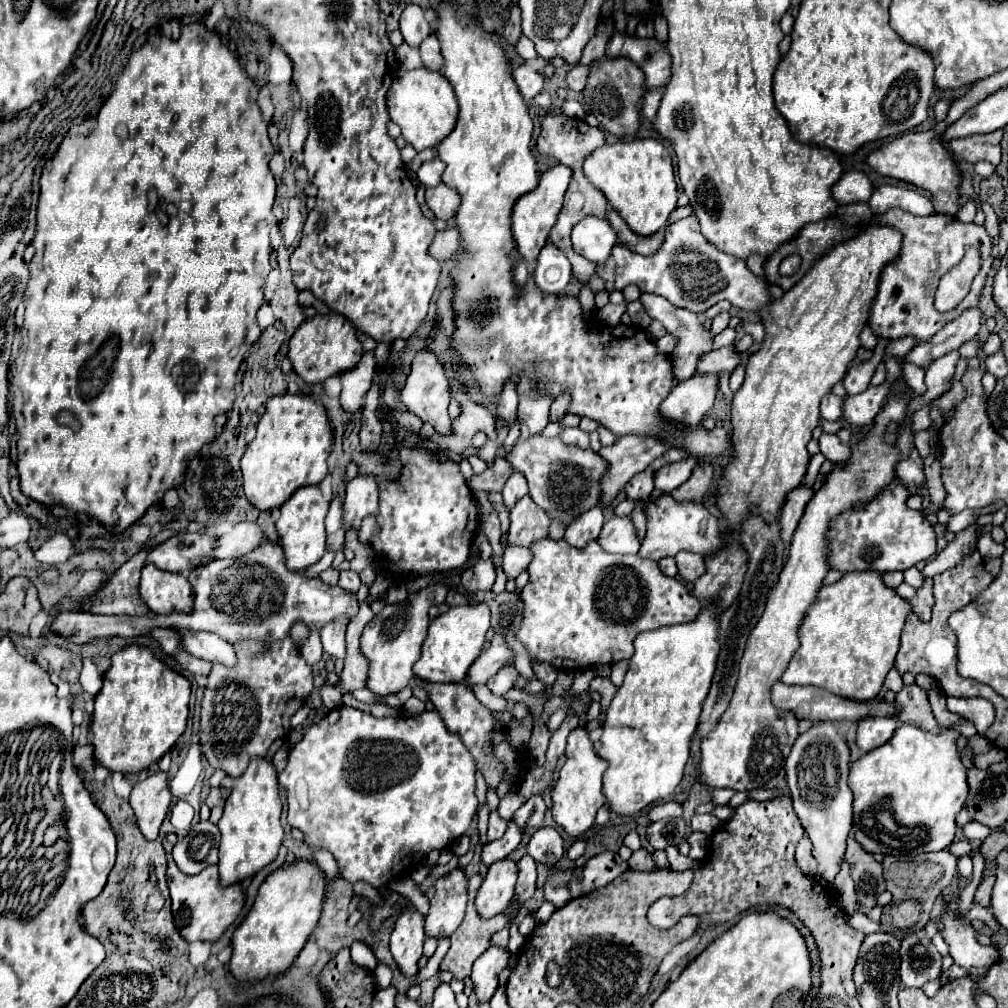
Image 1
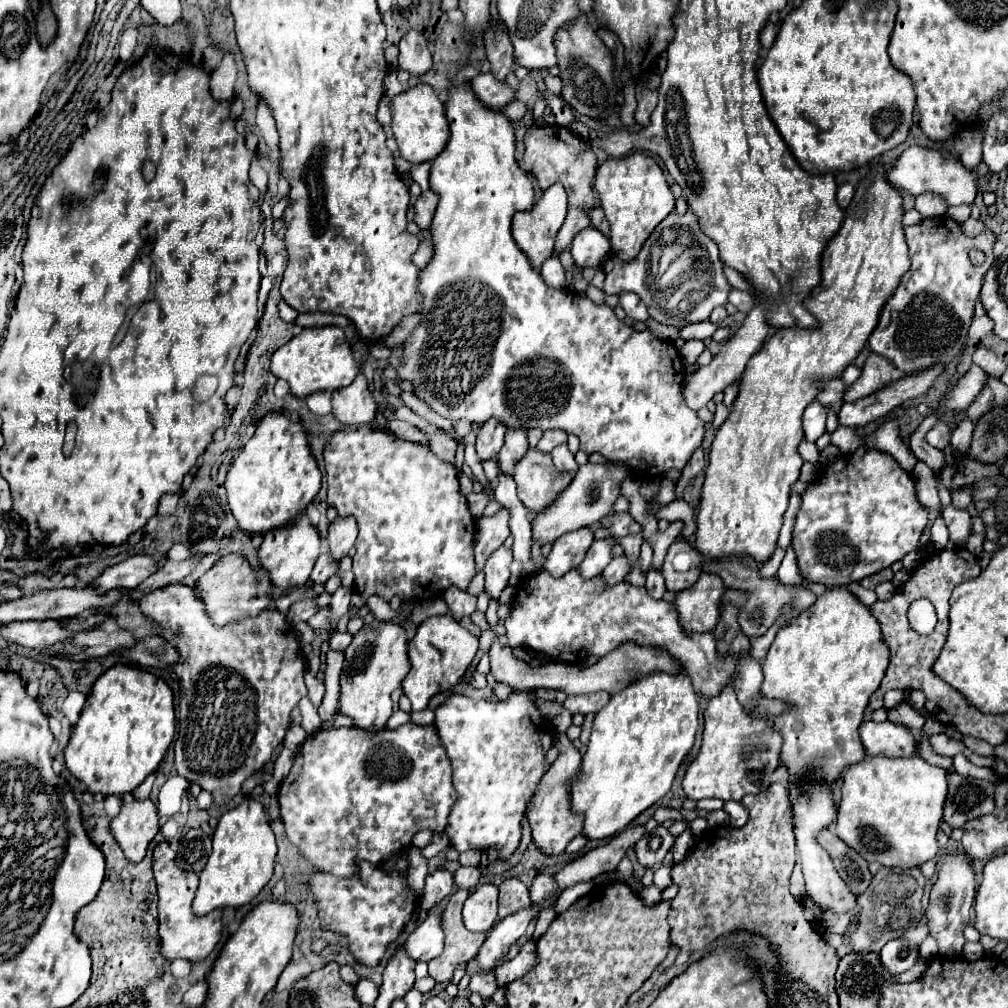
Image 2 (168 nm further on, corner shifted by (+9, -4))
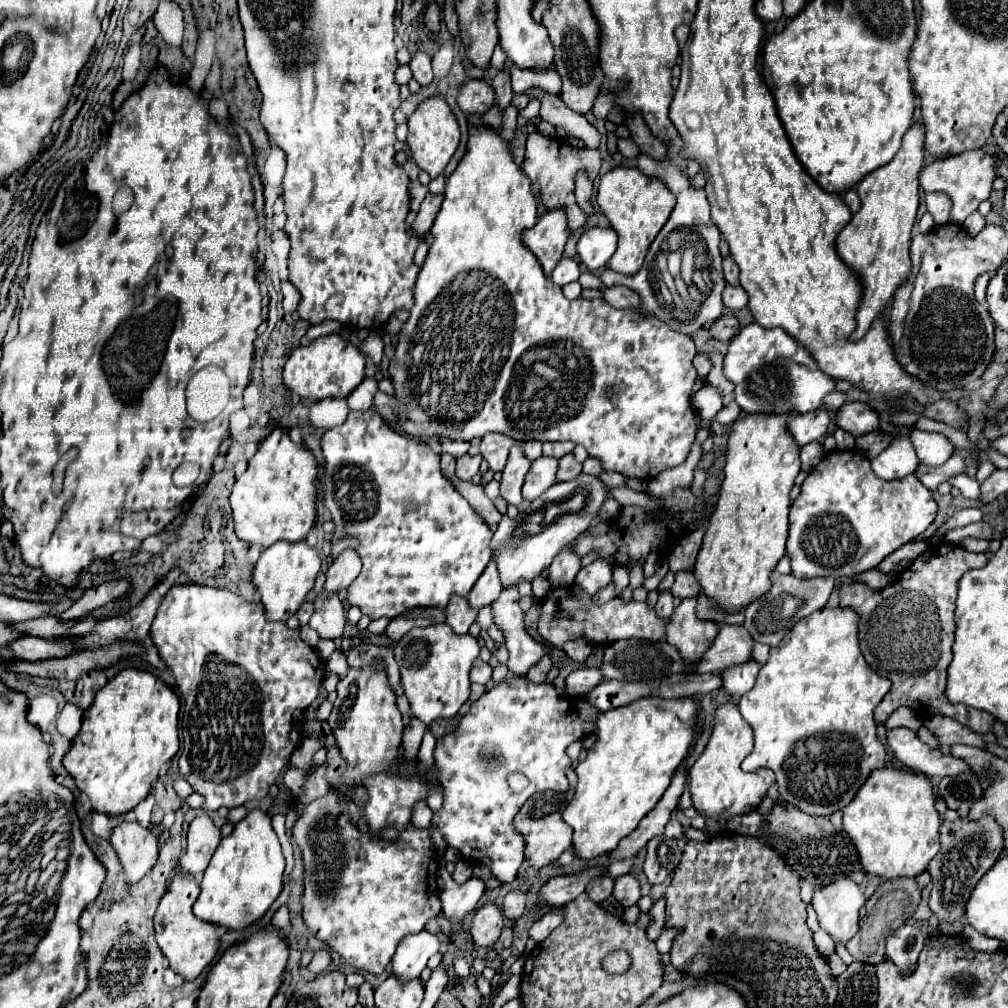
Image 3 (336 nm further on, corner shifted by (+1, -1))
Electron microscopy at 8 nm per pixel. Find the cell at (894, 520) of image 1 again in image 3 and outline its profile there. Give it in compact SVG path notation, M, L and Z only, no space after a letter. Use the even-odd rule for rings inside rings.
M831 451L829 455L825 455L825 459L817 465L815 471L809 473L809 477L805 479L805 483L801 485L801 493L799 497L791 503L791 527L789 527L789 539L787 539L787 553L791 557L791 569L793 569L793 575L795 577L801 577L801 579L807 579L807 577L833 577L833 579L841 579L841 577L853 577L853 575L859 575L863 571L869 571L869 569L875 569L887 555L891 555L895 549L899 549L901 545L917 539L933 521L935 521L935 515L937 515L937 503L933 499L933 493L921 485L921 481L917 479L915 473L909 473L907 477L903 479L895 479L895 481L883 481L879 479L873 469L871 469L871 459L863 457L861 453L857 451Z

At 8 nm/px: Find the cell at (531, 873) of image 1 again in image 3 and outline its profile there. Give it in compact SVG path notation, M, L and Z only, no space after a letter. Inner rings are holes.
M509 891L503 901L503 913L509 919L519 919L527 909L527 893L525 891Z

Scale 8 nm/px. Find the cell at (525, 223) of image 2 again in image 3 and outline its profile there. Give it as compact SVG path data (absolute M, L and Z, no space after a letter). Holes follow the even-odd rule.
M563 209L547 211L531 229L523 231L523 243L535 253L545 275L549 275L563 257L567 237L567 213L563 213Z

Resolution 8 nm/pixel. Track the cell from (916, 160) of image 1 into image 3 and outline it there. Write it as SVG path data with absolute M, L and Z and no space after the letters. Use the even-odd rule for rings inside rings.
M981 149L977 151L963 151L959 155L949 155L935 159L927 167L919 171L919 183L921 187L931 193L931 191L945 191L951 201L953 201L953 211L951 211L951 221L963 225L969 213L973 213L981 201L989 199L991 185L995 181L995 161ZM963 171L963 173L961 173Z

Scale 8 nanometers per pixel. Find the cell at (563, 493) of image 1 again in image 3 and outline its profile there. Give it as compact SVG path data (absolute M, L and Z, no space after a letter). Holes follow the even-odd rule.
M541 455L539 459L535 459L523 483L523 497L527 501L533 501L535 497L543 495L551 485L555 485L557 469L559 469L559 461L555 457Z

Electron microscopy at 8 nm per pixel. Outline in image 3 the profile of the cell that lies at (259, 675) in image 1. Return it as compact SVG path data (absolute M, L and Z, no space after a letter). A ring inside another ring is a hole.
M195 583L173 585L167 591L153 619L151 639L161 659L171 667L177 687L183 693L181 697L185 699L179 771L185 779L189 777L193 791L205 797L203 809L231 809L249 799L265 797L301 741L301 715L319 693L325 667L317 651L301 641L299 629L269 621L261 603L249 603L231 591Z

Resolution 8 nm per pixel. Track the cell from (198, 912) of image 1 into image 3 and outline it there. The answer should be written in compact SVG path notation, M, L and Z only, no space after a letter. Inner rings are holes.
M175 869L175 875L167 883L167 893L163 895L155 913L155 937L169 961L169 967L183 979L195 979L217 955L219 951L219 927L209 921L199 921L193 915L193 903L199 895L199 879Z

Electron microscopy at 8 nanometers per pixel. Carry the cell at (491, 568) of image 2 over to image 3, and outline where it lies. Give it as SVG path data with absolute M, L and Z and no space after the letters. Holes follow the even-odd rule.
M511 585L511 589L501 589L499 601L495 601L491 609L493 609L495 623L505 633L507 651L509 651L507 667L515 675L523 675L529 671L531 665L535 665L545 655L545 651L539 641L527 635L523 625L525 613L521 611L517 601L519 601L519 591L515 585Z

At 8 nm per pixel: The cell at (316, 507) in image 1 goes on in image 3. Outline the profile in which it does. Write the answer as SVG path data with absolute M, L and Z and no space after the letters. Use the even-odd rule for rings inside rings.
M277 541L271 547L267 547L253 571L253 583L261 593L261 603L265 607L265 613L271 621L287 621L291 613L297 613L301 603L305 601L305 595L311 591L317 573L321 571L321 557L315 547L309 547L307 541L287 543Z

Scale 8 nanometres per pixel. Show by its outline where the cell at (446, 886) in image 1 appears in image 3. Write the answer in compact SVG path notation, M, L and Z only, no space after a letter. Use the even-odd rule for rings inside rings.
M427 929L415 933L415 935L407 935L395 955L393 955L393 973L401 979L413 979L419 977L421 971L427 967L427 961L439 953L441 941L437 933L431 933Z

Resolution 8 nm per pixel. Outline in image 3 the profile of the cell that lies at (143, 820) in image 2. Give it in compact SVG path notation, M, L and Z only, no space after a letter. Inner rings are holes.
M123 821L113 829L109 841L123 863L127 883L139 881L155 865L159 853L159 841L155 841L155 833L159 833L159 829L163 827L143 827L137 821Z

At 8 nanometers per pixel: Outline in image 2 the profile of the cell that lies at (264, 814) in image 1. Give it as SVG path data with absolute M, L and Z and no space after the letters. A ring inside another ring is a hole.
M243 800L235 810L225 812L213 834L213 852L199 874L199 888L193 900L195 916L215 908L241 908L249 904L271 880L277 844L269 818L257 800Z

